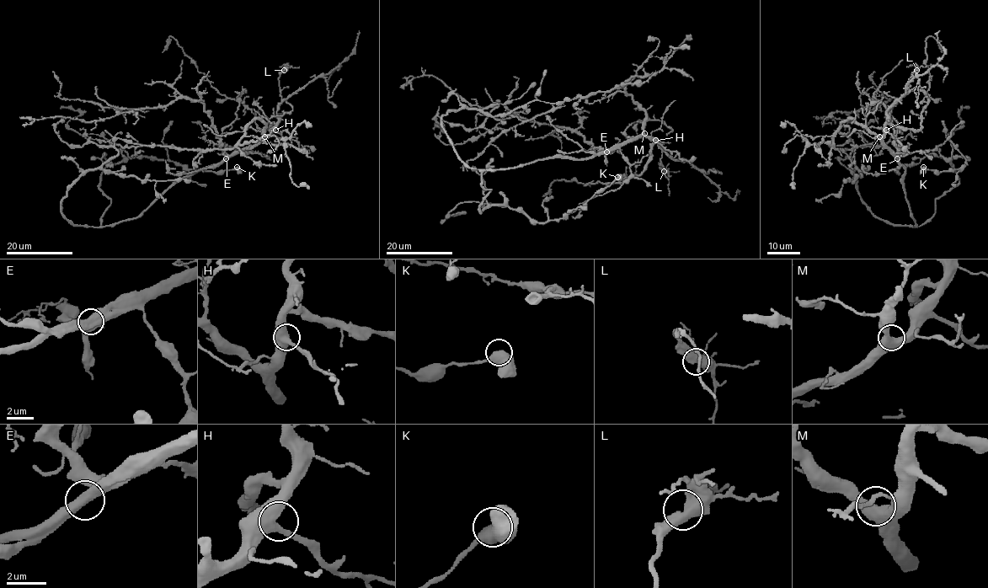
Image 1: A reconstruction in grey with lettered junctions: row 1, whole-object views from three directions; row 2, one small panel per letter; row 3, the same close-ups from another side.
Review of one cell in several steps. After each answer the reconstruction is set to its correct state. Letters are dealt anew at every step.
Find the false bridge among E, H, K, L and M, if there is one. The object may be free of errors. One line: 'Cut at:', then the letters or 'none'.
Cut at: none

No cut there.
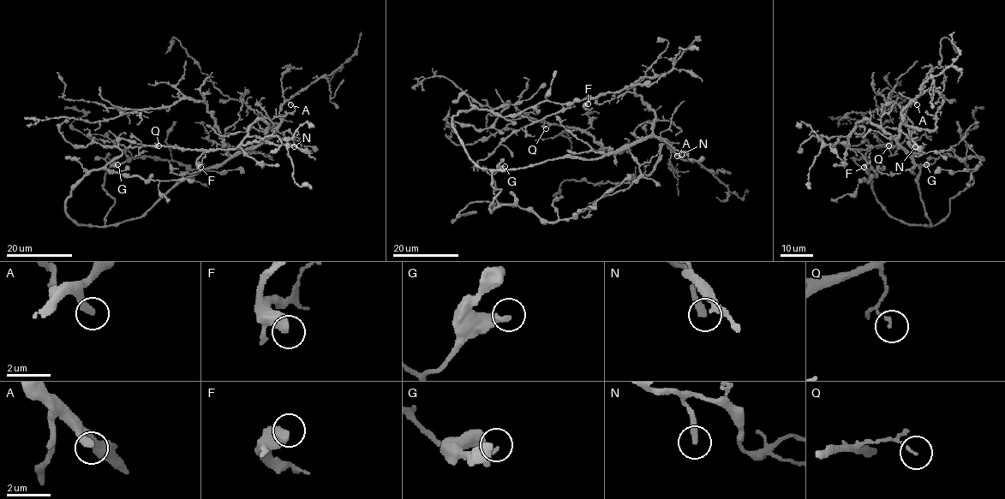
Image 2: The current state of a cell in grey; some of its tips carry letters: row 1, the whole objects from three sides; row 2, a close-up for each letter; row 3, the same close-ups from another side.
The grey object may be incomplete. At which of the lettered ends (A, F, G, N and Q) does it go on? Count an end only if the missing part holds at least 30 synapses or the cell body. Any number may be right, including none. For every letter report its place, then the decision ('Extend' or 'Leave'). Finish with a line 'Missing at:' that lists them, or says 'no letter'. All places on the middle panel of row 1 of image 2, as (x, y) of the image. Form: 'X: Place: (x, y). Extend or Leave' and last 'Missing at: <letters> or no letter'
A: Place: (677, 156). Extend
F: Place: (588, 103). Leave
G: Place: (505, 166). Leave
N: Place: (681, 154). Leave
Q: Place: (546, 128). Leave
Missing at: A

